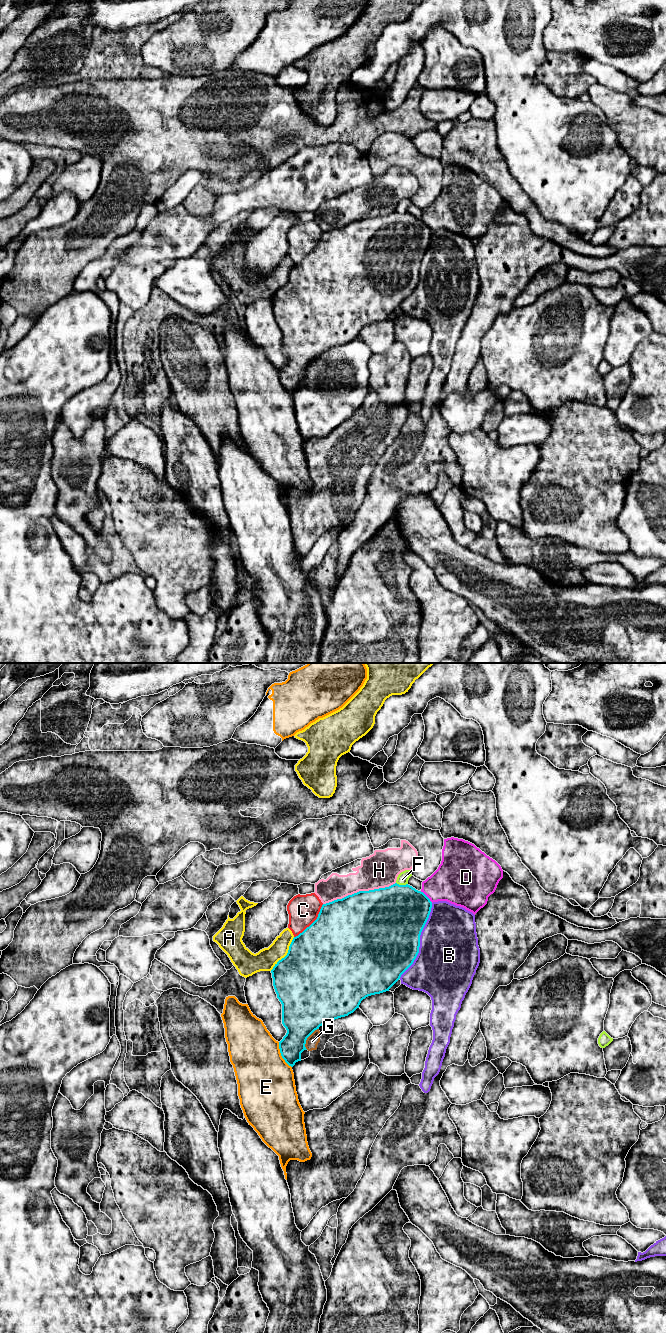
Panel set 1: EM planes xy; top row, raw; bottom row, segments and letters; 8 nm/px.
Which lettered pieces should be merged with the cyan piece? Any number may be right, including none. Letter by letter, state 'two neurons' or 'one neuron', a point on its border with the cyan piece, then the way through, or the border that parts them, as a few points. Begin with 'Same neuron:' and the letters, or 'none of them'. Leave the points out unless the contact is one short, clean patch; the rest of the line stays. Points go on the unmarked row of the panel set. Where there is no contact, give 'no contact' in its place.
Same neuron: none of them
A: two neurons | xy (287, 282)
B: two neurons | xy (419, 269)
C: two neurons | xy (313, 250)
D: two neurons | xy (426, 224)
E: two neurons | xy (281, 383)
F: two neurons | xy (402, 213)
G: two neurons | xy (307, 365) | along xy (318, 356), (307, 366), (306, 377)
H: two neurons | xy (359, 219)

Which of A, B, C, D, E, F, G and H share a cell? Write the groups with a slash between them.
A / B / C / D / E / F / G / H

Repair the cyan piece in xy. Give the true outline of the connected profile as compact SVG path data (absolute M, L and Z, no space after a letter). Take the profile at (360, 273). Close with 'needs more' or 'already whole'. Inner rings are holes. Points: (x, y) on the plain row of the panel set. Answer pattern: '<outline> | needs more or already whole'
M397 211L369 219L359 219L323 232L317 247L294 265L287 283L271 298L273 314L282 332L282 352L287 361L279 370L285 390L293 395L301 389L307 366L320 354L353 341L363 327L389 317L413 292L419 281L420 263L429 246L432 230L412 214Z | already whole

